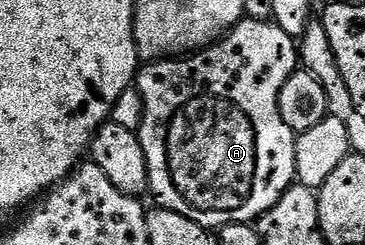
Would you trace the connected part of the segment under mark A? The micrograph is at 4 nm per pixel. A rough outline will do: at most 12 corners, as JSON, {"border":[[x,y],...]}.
{"border":[[248,17],[137,72],[156,206],[252,224],[294,186],[294,36]]}

